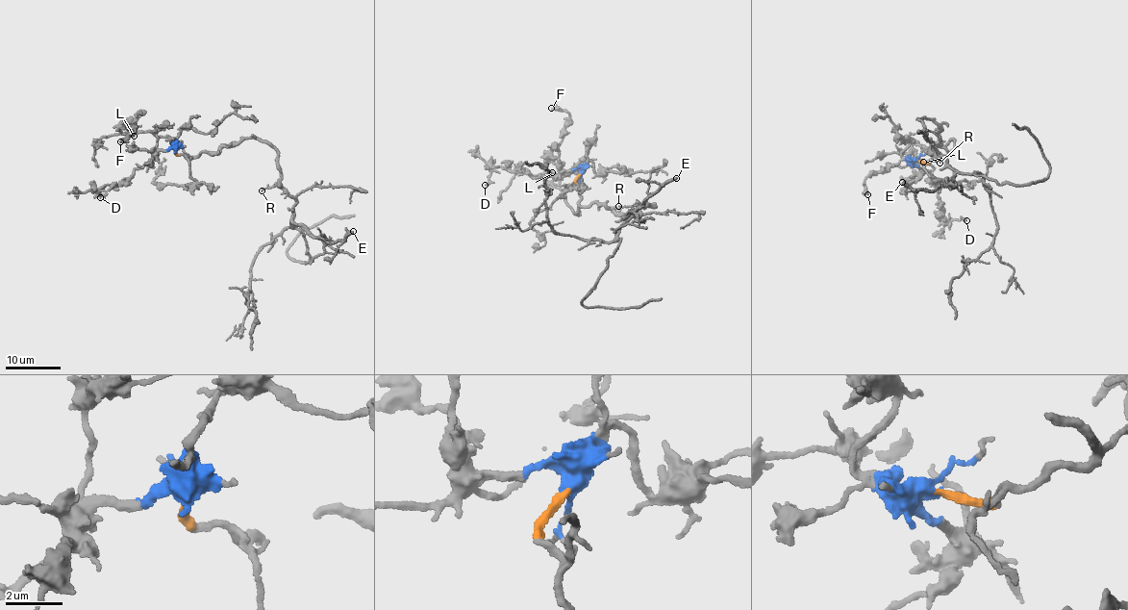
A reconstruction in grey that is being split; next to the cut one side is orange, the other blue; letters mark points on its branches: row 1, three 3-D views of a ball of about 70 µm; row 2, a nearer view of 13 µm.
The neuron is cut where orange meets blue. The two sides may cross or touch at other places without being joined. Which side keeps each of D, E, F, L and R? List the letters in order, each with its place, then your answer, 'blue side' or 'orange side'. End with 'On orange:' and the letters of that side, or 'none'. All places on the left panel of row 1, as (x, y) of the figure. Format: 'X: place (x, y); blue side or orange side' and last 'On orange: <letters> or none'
D: place (100, 197); blue side
E: place (353, 231); orange side
F: place (120, 141); orange side
L: place (134, 136); orange side
R: place (262, 190); orange side
On orange: E, F, L, R

